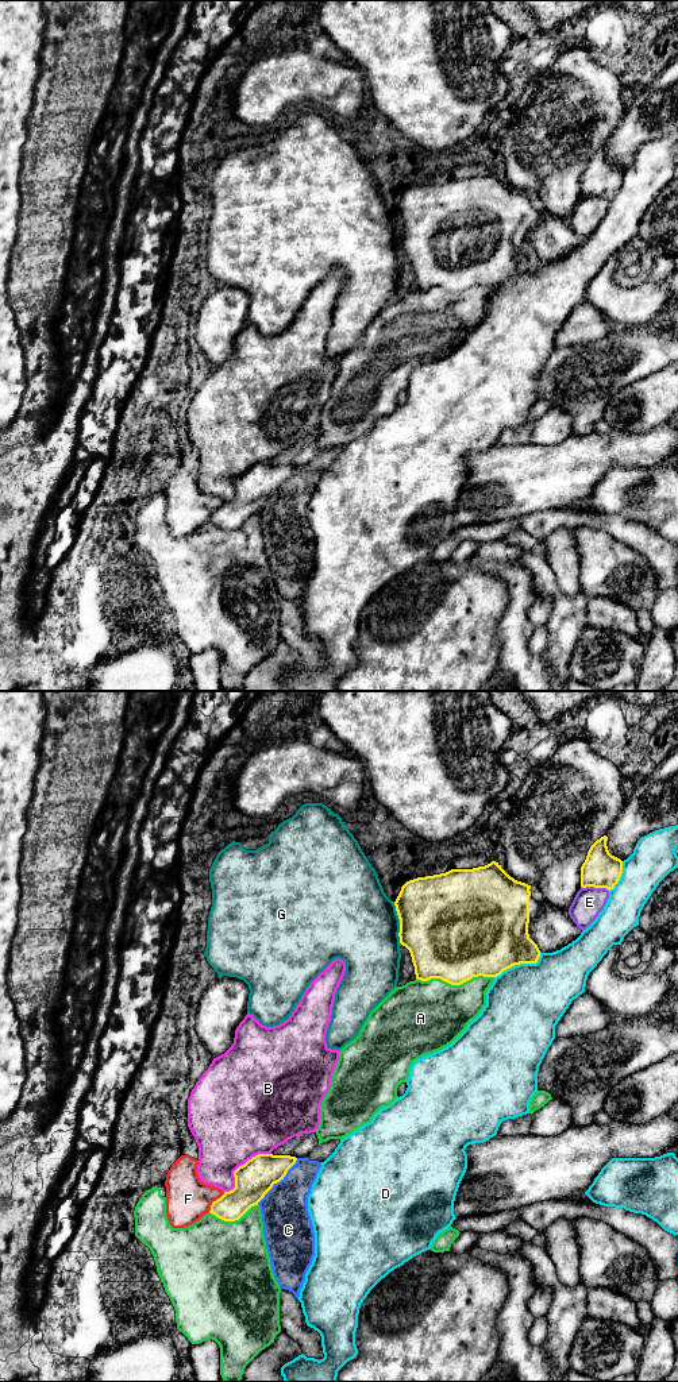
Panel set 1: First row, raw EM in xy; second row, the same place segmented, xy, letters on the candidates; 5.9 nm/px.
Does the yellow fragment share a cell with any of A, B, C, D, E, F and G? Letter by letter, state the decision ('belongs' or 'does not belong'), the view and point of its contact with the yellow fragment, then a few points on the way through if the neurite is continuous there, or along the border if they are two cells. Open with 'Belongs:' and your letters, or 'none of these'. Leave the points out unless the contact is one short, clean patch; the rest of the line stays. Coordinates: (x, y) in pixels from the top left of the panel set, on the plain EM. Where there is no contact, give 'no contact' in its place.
Belongs: none of these
A: does not belong; meets yellow in xy at (454, 293)
B: does not belong; meets yellow in xy at (239, 475)
C: does not belong; meets yellow in xy at (277, 490)
D: does not belong; meets yellow in xy at (520, 271)
E: does not belong; meets yellow in xy at (594, 196)
F: does not belong; meets yellow in xy at (214, 510)
G: does not belong; meets yellow in xy at (400, 232)

